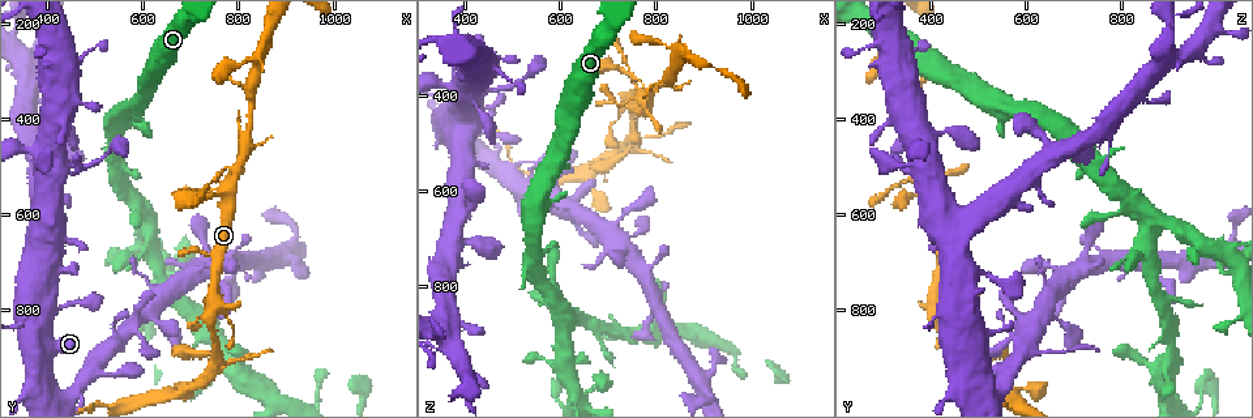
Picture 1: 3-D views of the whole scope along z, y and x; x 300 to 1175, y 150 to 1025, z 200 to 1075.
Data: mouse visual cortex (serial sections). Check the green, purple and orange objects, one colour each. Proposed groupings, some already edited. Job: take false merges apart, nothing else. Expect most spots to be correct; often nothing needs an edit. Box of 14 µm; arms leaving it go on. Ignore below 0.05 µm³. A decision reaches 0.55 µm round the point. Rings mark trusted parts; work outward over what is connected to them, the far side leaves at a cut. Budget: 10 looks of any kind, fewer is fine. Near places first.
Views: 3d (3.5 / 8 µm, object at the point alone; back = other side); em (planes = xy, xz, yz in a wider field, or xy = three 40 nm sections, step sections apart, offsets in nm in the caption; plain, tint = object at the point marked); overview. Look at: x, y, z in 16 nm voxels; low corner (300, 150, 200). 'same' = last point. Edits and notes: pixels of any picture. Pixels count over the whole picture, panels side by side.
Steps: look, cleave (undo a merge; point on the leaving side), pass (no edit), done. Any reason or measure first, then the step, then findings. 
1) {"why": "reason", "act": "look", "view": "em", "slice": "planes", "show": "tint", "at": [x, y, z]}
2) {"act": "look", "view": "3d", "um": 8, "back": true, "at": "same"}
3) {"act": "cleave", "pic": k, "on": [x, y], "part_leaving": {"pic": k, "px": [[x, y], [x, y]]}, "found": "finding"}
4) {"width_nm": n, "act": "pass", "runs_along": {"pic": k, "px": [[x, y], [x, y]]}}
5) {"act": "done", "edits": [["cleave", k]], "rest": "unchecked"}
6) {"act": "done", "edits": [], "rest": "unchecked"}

{"why": "abrupt turn", "act": "look", "view": "3d", "um": 8, "at": [360, 805, 435]}

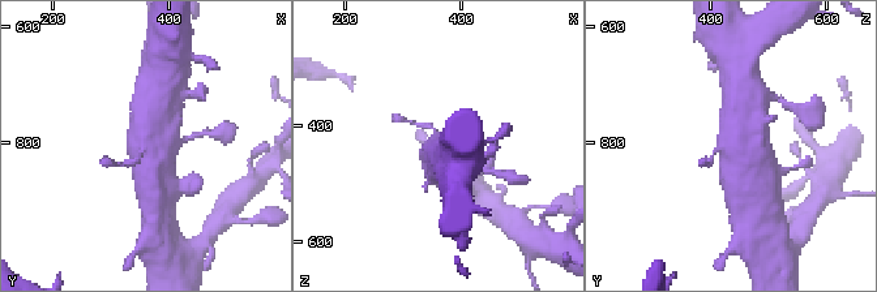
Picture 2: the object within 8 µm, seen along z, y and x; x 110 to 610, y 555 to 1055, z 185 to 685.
{"why": "zoom in", "act": "look", "view": "3d", "um": 3.5, "back": true, "at": [360, 805, 430]}

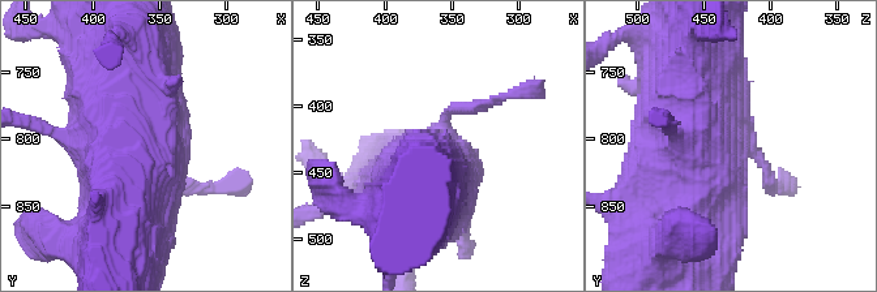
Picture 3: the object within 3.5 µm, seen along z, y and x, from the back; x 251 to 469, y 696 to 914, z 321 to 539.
{"why": "shape alone is not enough", "act": "look", "view": "em", "slice": "xy", "step": 3, "show": "tint", "at": "same"}

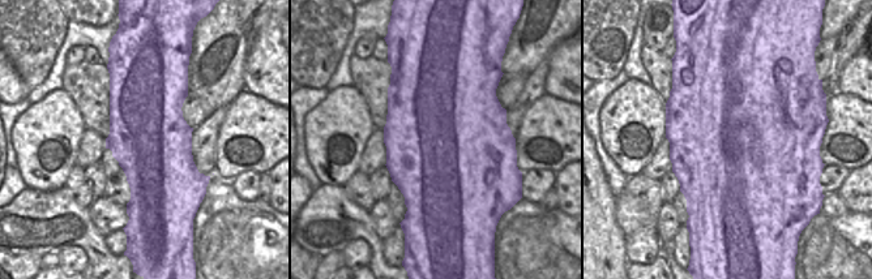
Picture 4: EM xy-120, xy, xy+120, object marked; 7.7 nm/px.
{"act": "pass", "runs_along": {"pic": 3, "px": [[662, 247], [698, 150], [696, 82]]}, "found": "continuous, no second cell"}

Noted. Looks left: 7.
{"why": "narrows sharply", "act": "look", "view": "3d", "um": 8, "at": [575, 840, 595]}

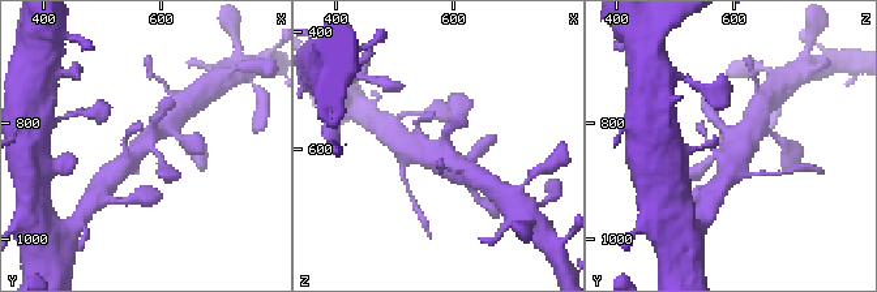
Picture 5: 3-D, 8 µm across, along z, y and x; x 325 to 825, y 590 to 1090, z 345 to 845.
{"act": "look", "view": "em", "slice": "planes", "show": "tint", "at": [575, 845, 600]}

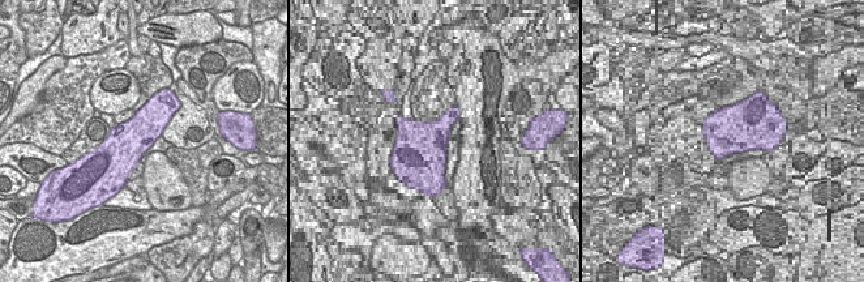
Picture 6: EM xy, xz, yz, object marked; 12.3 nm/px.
{"arms": 4, "act": "pass", "runs_along": {"pic": 5, "px": [[110, 177], [163, 125]]}, "found": "continuous, no second cell"}

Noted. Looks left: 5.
{"why": "three-way junction", "act": "look", "view": "3d", "um": 3.5, "at": [750, 900, 480]}

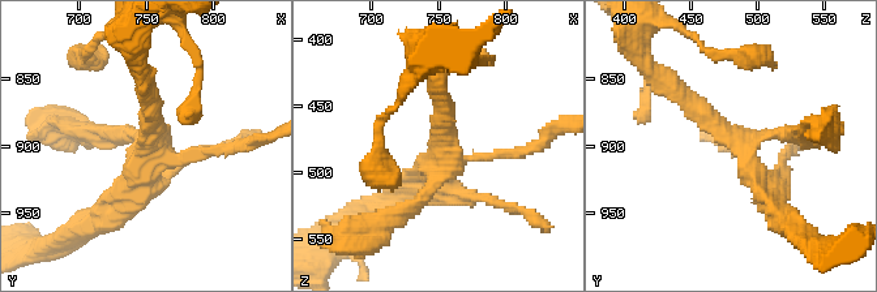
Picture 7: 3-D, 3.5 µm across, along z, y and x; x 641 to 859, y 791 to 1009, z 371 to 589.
{"act": "look", "view": "em", "slice": "planes", "show": "tint", "at": [752, 900, 486]}

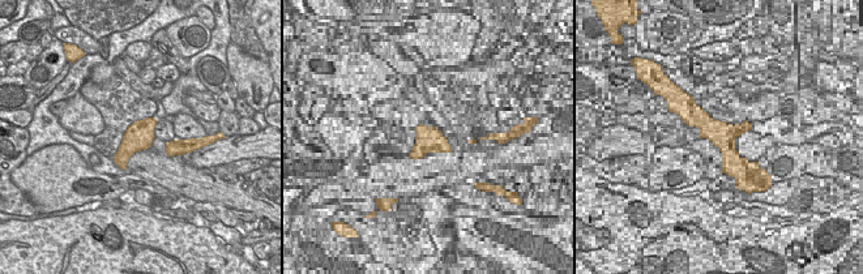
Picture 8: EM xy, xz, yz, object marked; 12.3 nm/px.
{"act": "pass", "runs_along": {"pic": 7, "px": [[675, 91], [732, 136], [775, 211]]}, "found": "continuous, no second cell"}

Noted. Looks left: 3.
{"why": "three arms meet", "act": "look", "view": "3d", "um": 3.5, "at": [770, 510, 380]}

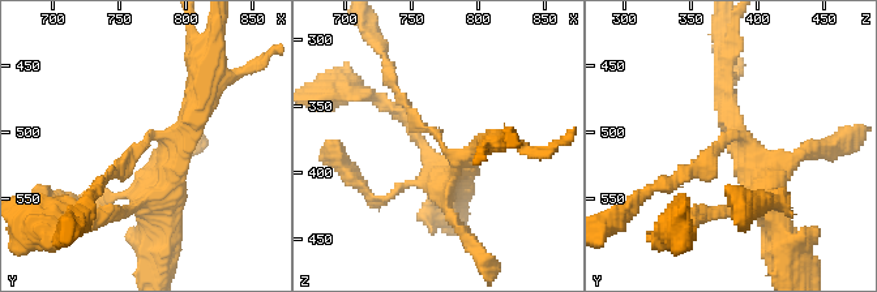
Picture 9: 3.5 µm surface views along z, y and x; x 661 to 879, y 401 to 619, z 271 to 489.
{"arms": 3, "arm_widths_nm": [150, 200, 350], "why": "need the tissue", "act": "look", "view": "em", "slice": "xy", "step": 2, "show": "tint", "at": [774, 506, 376]}

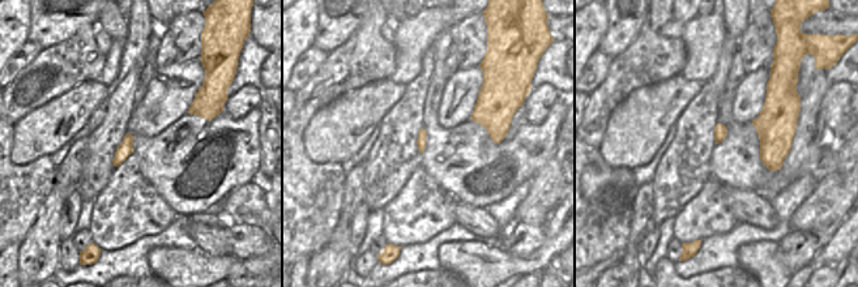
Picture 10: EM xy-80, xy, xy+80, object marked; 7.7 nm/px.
{"act": "pass", "runs_along": {"pic": 9, "px": [[453, 174], [470, 157], [449, 154], [393, 87]]}, "found": "one cell here"}

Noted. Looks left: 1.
{"act": "done", "edits": [], "rest": "unchecked"}

